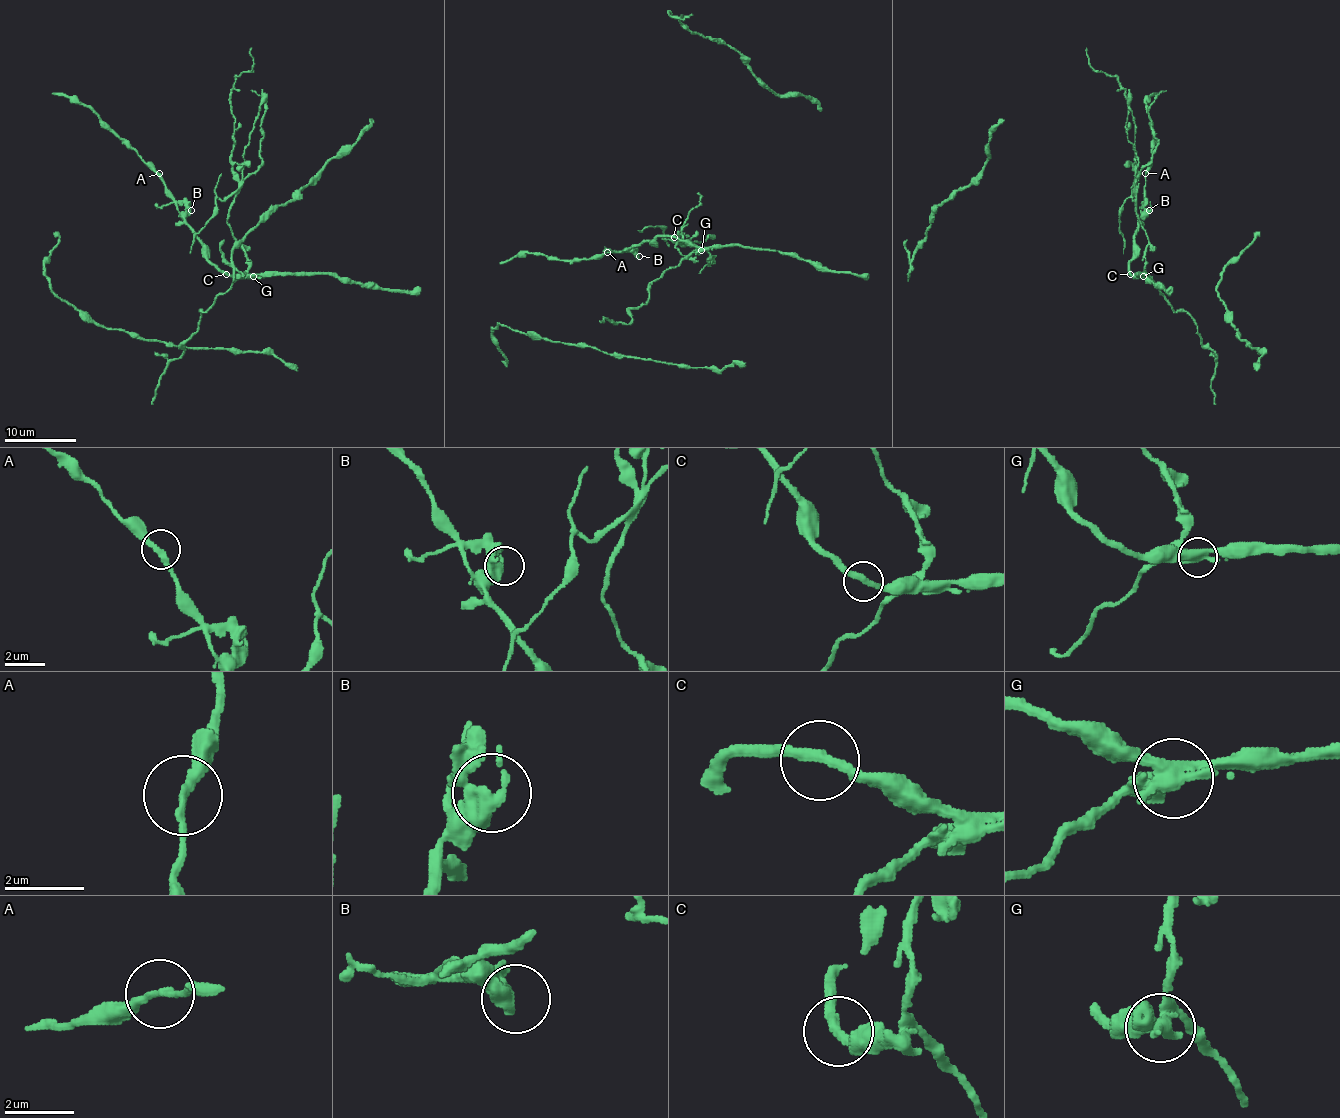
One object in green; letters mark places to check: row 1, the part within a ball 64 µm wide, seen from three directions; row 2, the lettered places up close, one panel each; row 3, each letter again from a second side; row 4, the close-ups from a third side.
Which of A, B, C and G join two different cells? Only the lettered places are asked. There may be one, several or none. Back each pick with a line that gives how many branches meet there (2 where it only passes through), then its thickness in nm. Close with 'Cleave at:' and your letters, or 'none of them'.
G: Branches: 3. Thickness 360 nm
Cleave at: G

